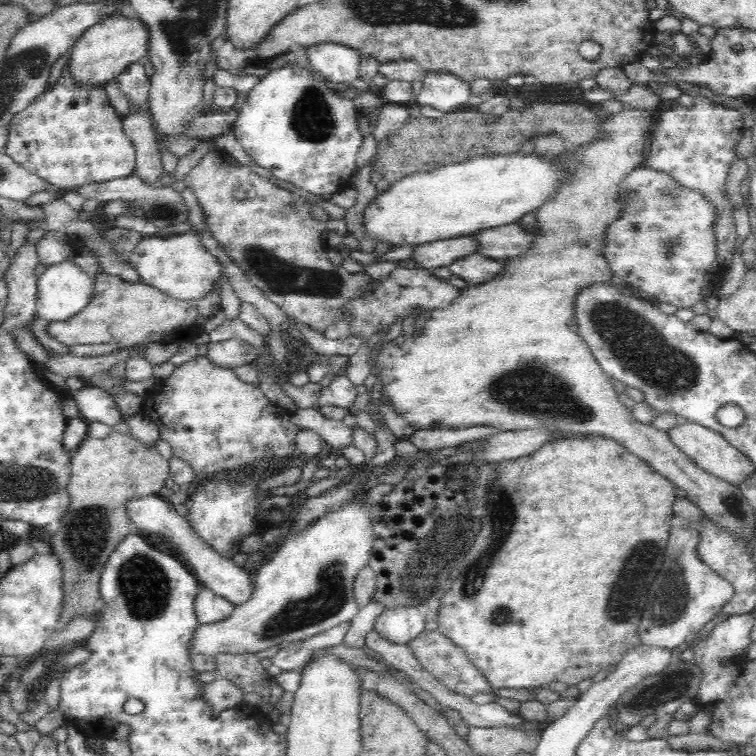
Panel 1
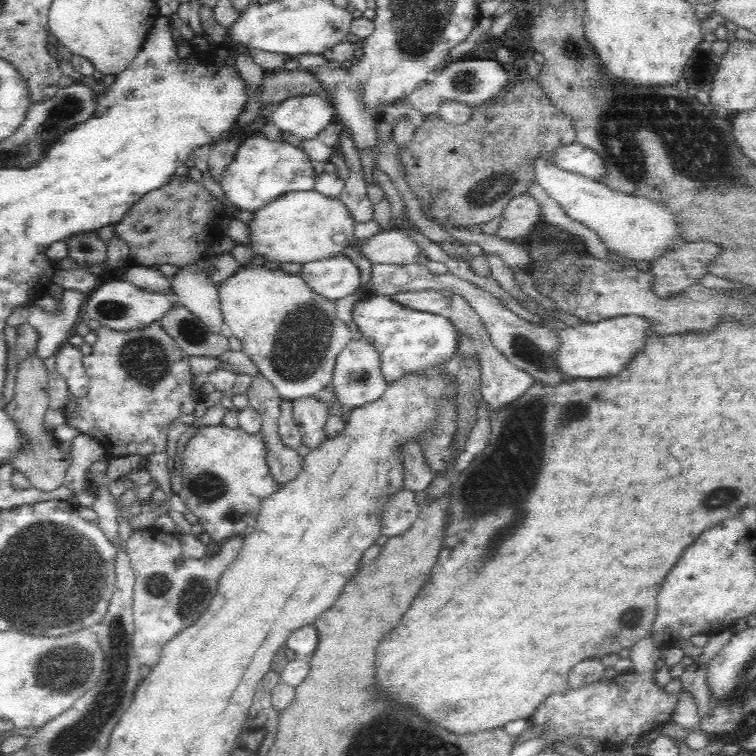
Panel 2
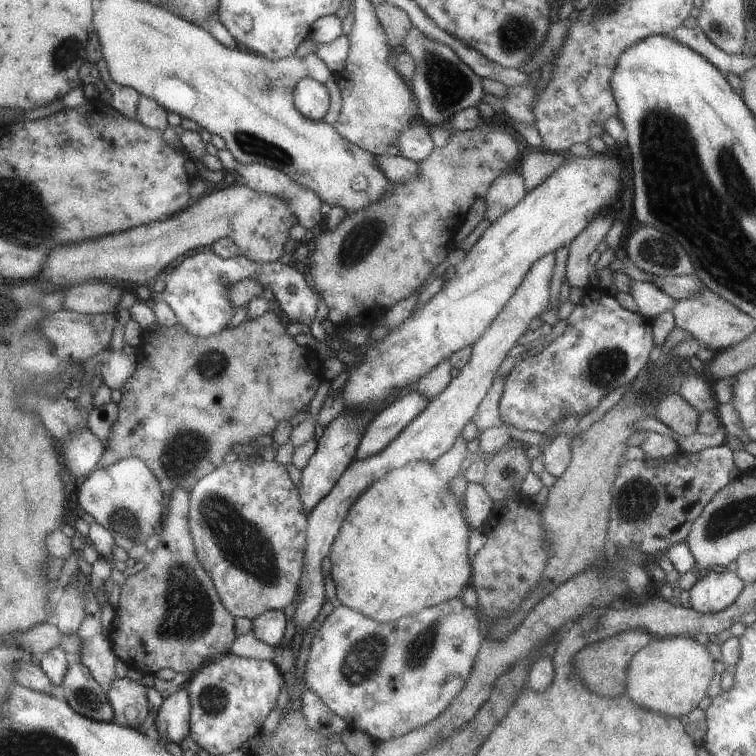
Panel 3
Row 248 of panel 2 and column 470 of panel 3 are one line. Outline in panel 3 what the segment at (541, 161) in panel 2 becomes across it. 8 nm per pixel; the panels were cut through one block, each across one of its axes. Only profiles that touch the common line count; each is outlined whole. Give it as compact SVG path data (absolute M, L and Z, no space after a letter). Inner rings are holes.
M460 597L423 607L409 616L384 623L335 604L313 634L305 654L304 688L318 695L325 706L343 719L347 728L364 732L373 742L385 742L419 728L441 714L463 688L484 639L477 630L475 608L466 607Z

